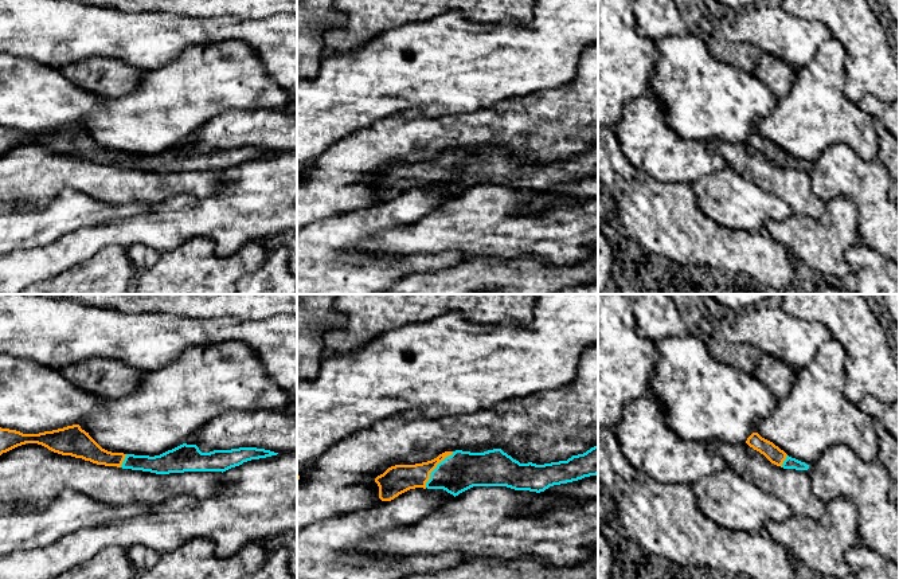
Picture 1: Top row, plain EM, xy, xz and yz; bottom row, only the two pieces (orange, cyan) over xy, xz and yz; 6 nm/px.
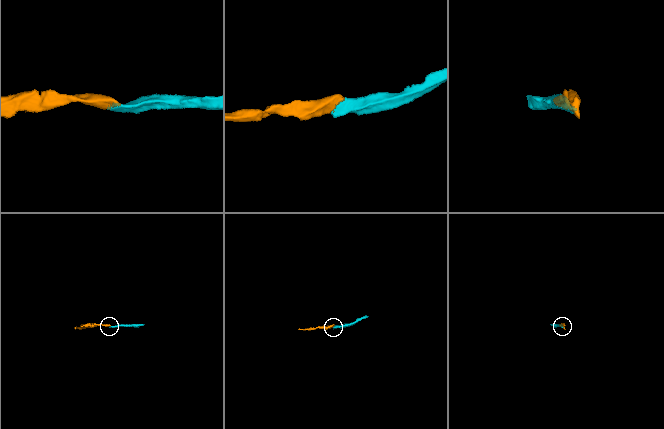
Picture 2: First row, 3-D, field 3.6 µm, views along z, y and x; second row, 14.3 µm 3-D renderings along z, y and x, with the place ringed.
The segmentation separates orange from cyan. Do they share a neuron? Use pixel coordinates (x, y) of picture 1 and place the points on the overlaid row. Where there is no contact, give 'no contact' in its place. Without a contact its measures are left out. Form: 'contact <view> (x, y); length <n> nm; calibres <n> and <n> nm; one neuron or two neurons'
contact xz (436, 466); length 280 nm; calibres 170 and 240 nm; one neuron

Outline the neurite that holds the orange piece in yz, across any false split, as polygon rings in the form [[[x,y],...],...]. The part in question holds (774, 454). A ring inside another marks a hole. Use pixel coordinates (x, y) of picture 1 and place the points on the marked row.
[[[753,433],[746,443],[754,450],[763,454],[771,463],[783,469],[808,470],[809,465],[796,458],[789,457],[783,450],[775,446],[773,442],[762,438],[758,433]]]

